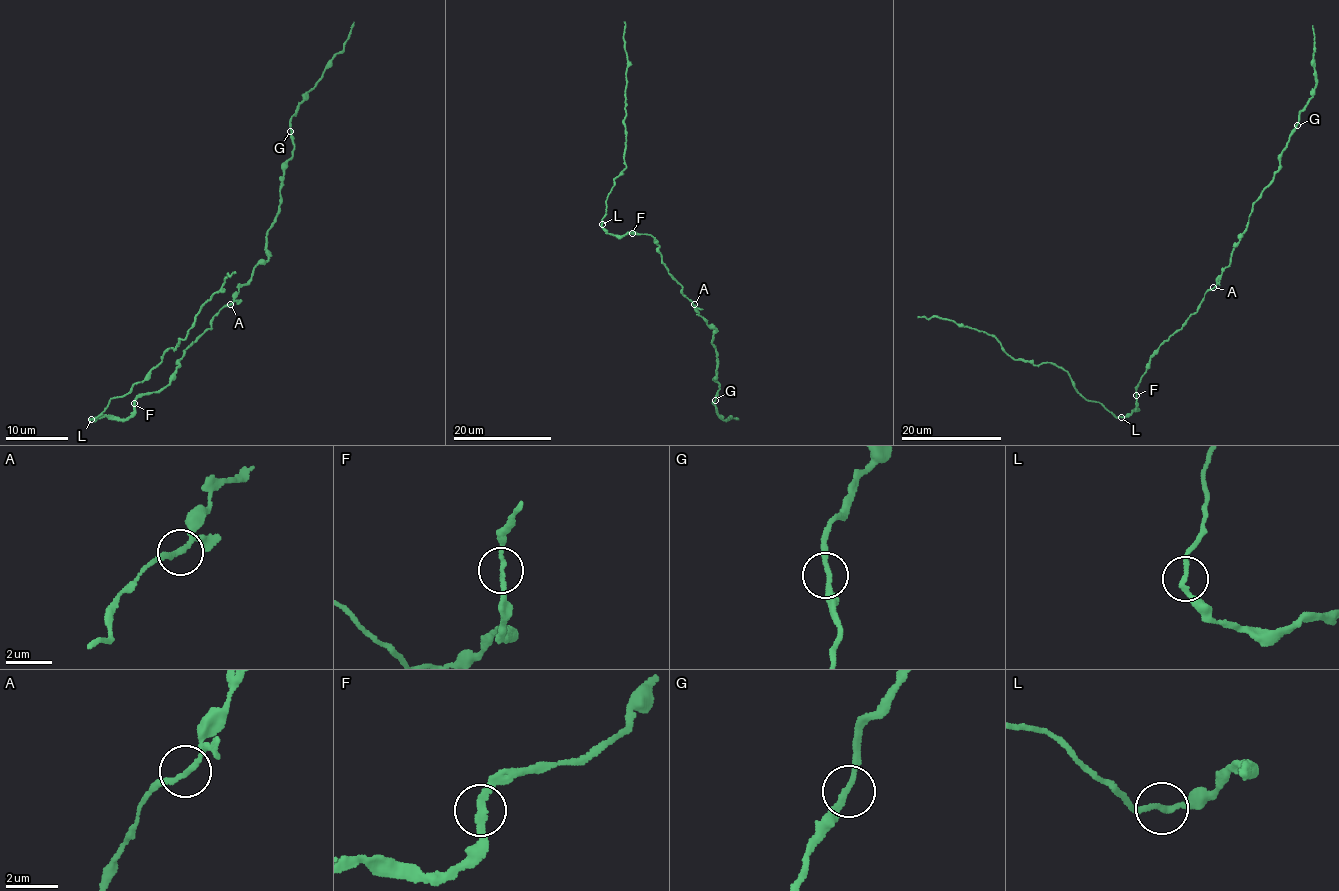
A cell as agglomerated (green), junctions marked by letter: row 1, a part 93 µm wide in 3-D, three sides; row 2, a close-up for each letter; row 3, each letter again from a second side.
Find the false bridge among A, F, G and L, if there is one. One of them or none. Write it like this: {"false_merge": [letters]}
{"false_merge": ["L"]}

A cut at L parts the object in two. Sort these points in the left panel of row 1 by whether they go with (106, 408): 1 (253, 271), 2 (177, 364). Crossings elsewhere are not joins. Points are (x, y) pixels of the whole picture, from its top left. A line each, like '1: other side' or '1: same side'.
1: other side
2: other side

